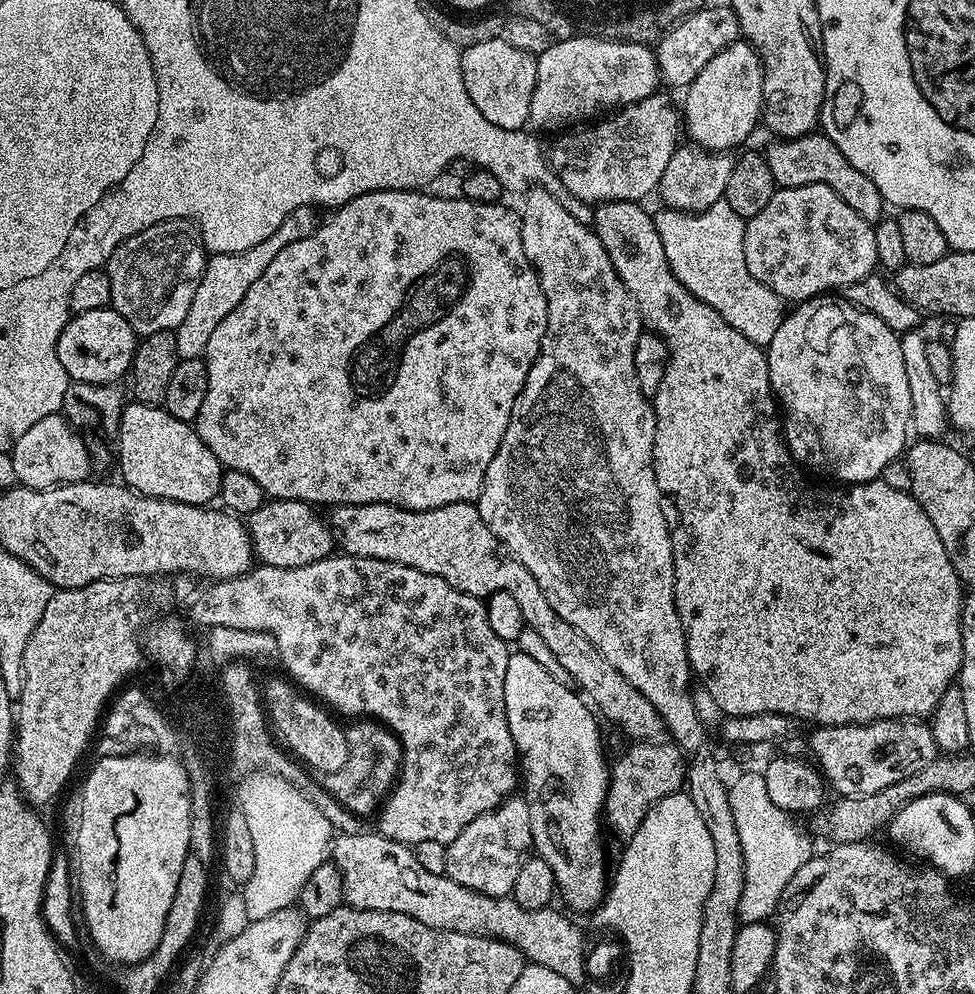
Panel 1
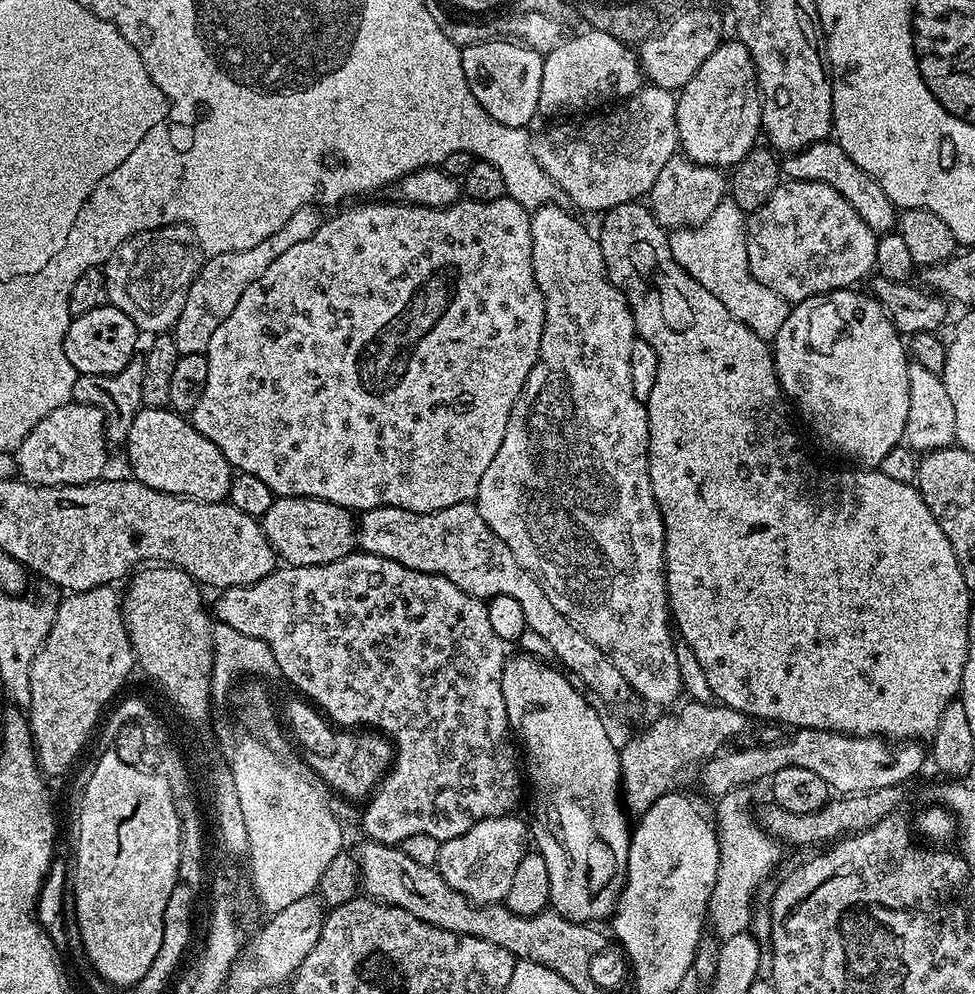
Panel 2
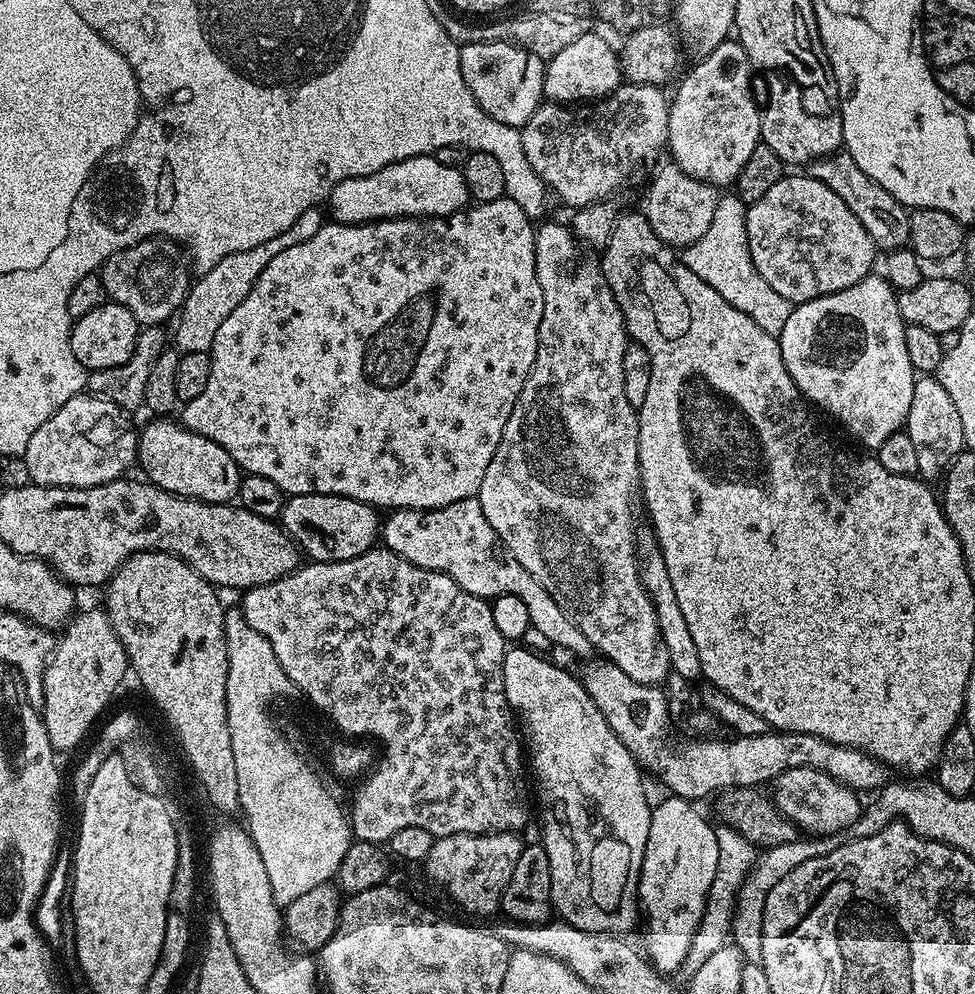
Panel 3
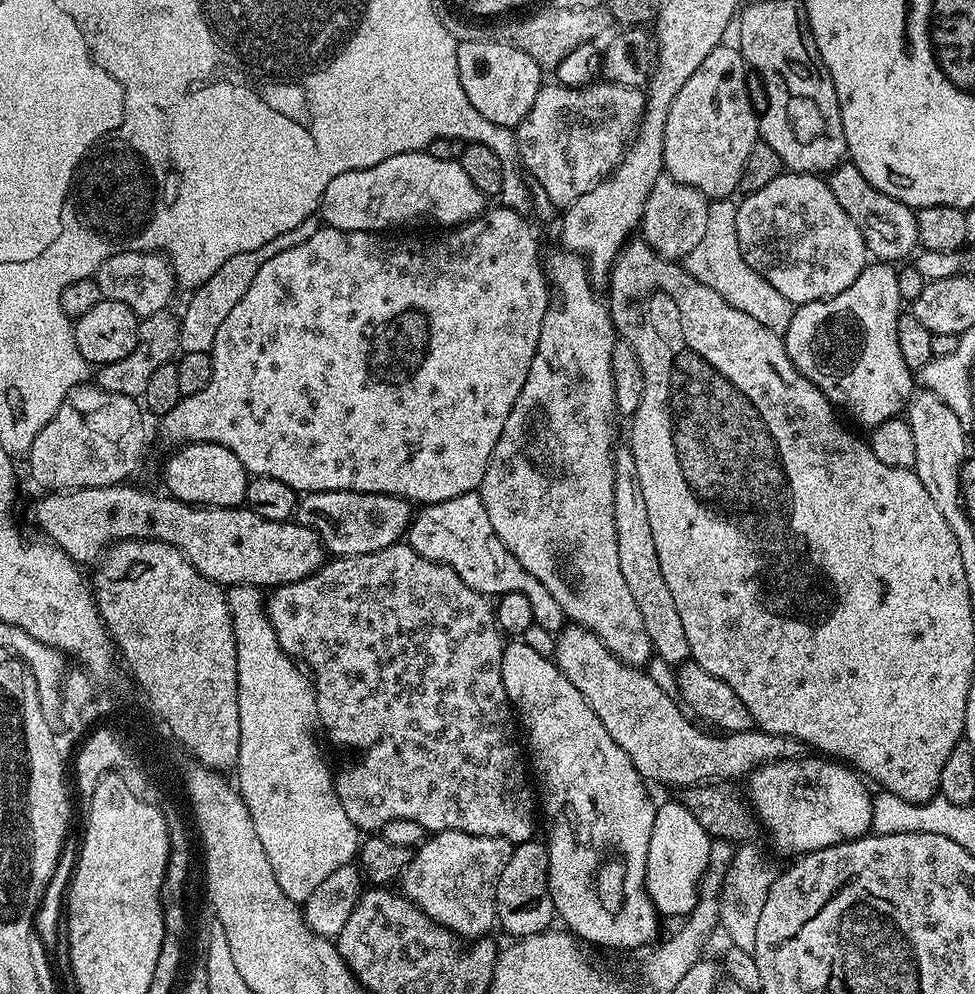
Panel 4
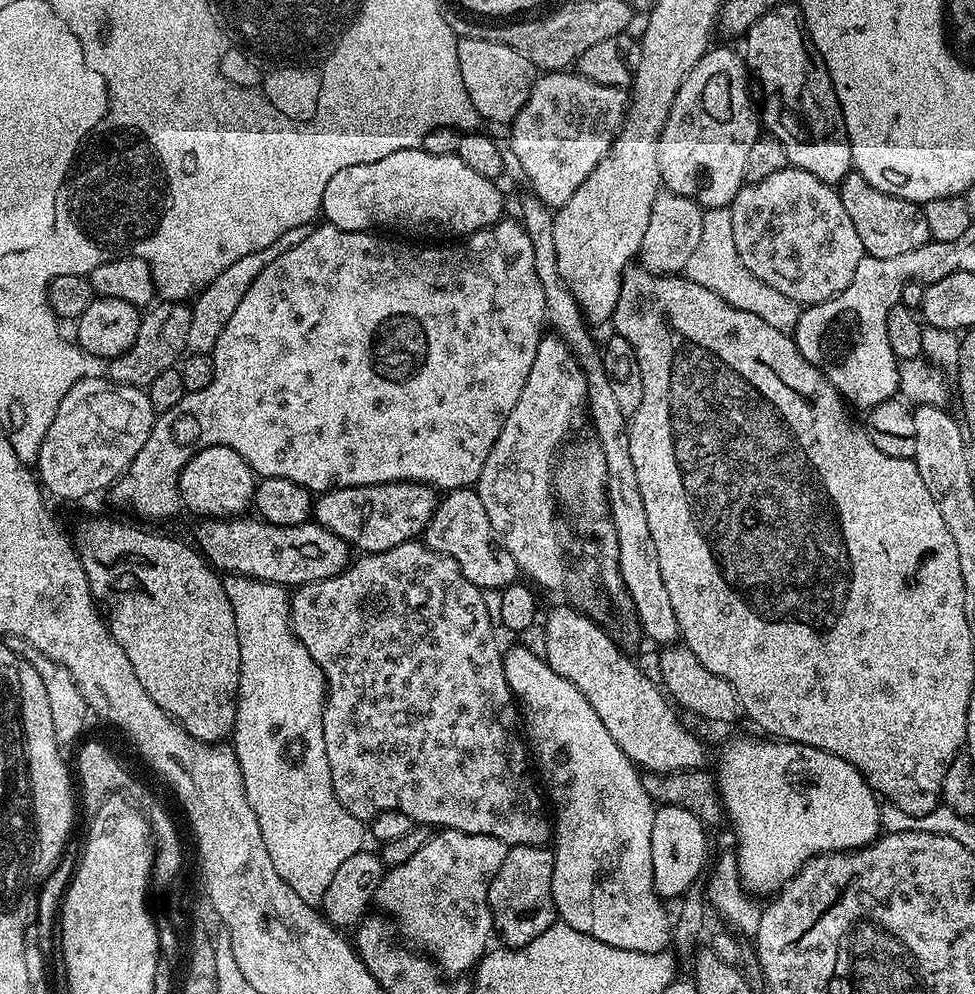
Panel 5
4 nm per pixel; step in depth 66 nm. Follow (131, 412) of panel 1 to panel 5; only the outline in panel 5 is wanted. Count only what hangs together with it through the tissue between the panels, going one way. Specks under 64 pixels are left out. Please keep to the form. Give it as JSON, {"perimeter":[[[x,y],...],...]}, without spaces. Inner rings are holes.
{"perimeter":[[[210,446],[194,458],[190,458],[190,462],[186,462],[180,475],[180,499],[185,509],[189,508],[190,511],[197,512],[197,517],[200,518],[215,518],[217,520],[240,518],[247,513],[244,512],[247,508],[253,507],[257,483],[258,477],[253,465],[246,463],[242,454],[238,454],[226,446]]]}

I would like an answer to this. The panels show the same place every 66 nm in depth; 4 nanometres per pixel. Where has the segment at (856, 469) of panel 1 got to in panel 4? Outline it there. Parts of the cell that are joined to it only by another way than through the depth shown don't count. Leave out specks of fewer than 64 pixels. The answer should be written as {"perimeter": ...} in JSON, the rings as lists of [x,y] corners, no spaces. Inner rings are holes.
{"perimeter":[[[869,262],[842,290],[842,294],[834,294],[825,300],[801,304],[790,318],[790,326],[782,333],[786,354],[790,354],[790,362],[837,409],[849,412],[868,430],[879,427],[887,420],[897,419],[905,411],[906,405],[914,395],[914,372],[906,366],[898,347],[898,318],[902,311],[902,301],[898,294],[897,269],[888,262]]]}

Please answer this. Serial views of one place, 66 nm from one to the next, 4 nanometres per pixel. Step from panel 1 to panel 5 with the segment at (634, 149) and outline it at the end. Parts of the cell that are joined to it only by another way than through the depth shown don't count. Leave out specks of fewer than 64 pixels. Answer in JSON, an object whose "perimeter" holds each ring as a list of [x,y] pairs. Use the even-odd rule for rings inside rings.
{"perimeter":[[[572,70],[546,72],[535,77],[530,98],[518,110],[512,119],[512,152],[528,179],[531,191],[548,208],[560,208],[570,202],[570,194],[590,178],[590,170],[602,162],[606,150],[610,150],[612,138],[624,124],[624,114],[628,111],[629,93],[614,86],[598,86],[598,82],[590,82],[584,76]]]}

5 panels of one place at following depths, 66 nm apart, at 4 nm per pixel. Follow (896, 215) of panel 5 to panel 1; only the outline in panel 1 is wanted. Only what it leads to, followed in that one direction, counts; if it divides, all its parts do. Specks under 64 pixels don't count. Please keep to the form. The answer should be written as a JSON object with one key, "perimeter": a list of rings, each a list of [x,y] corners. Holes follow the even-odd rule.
{"perimeter":[[[813,130],[798,138],[776,138],[771,142],[773,144],[766,148],[764,157],[770,166],[770,174],[774,174],[777,188],[825,184],[863,220],[875,222],[885,215],[886,201],[878,186],[874,186],[874,182],[870,182],[862,170],[854,170],[854,166],[850,166],[850,158],[846,158],[846,154],[842,154],[842,150],[838,150],[838,146],[834,146],[834,142],[830,142],[823,131]]]}

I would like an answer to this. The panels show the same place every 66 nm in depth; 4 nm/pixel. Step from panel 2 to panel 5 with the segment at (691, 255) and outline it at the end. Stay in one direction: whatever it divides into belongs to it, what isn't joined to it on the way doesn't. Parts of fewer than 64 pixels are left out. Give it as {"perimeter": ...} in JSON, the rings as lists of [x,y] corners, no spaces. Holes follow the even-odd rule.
{"perimeter":[[[731,207],[704,209],[702,235],[694,254],[690,254],[690,259],[686,261],[683,275],[687,276],[690,282],[698,282],[698,286],[706,286],[706,290],[714,290],[714,294],[730,302],[730,306],[738,310],[746,310],[746,314],[758,314],[758,318],[762,318],[762,322],[770,322],[774,330],[791,333],[800,318],[802,308],[794,302],[794,298],[786,298],[786,294],[778,294],[774,286],[766,286],[762,278],[754,278],[754,274],[746,270],[738,254],[738,246],[734,246]]]}

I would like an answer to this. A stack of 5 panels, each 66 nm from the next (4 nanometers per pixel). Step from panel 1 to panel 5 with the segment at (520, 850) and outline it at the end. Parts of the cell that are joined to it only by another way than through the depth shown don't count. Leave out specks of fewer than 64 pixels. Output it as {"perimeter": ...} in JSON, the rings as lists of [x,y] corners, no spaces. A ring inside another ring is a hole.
{"perimeter":[[[451,830],[437,831],[428,839],[428,844],[422,846],[418,854],[414,854],[414,858],[402,862],[402,866],[385,871],[376,891],[375,907],[380,907],[377,909],[394,921],[399,935],[401,932],[409,945],[423,950],[435,960],[441,972],[452,978],[463,977],[471,973],[479,965],[484,953],[489,951],[488,939],[494,936],[492,911],[488,901],[490,882],[494,874],[498,874],[498,866],[502,866],[508,850],[509,845],[503,844],[498,838]]]}

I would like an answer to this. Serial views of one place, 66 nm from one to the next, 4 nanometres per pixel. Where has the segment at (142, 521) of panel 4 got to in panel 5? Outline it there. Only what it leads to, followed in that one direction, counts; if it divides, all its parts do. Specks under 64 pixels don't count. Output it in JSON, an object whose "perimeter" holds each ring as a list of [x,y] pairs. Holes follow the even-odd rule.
{"perimeter":[[[204,518],[199,521],[195,547],[217,572],[268,580],[271,584],[299,586],[315,580],[328,580],[343,572],[350,563],[350,546],[338,538],[338,534],[318,523],[278,526],[259,518],[248,519]]]}

